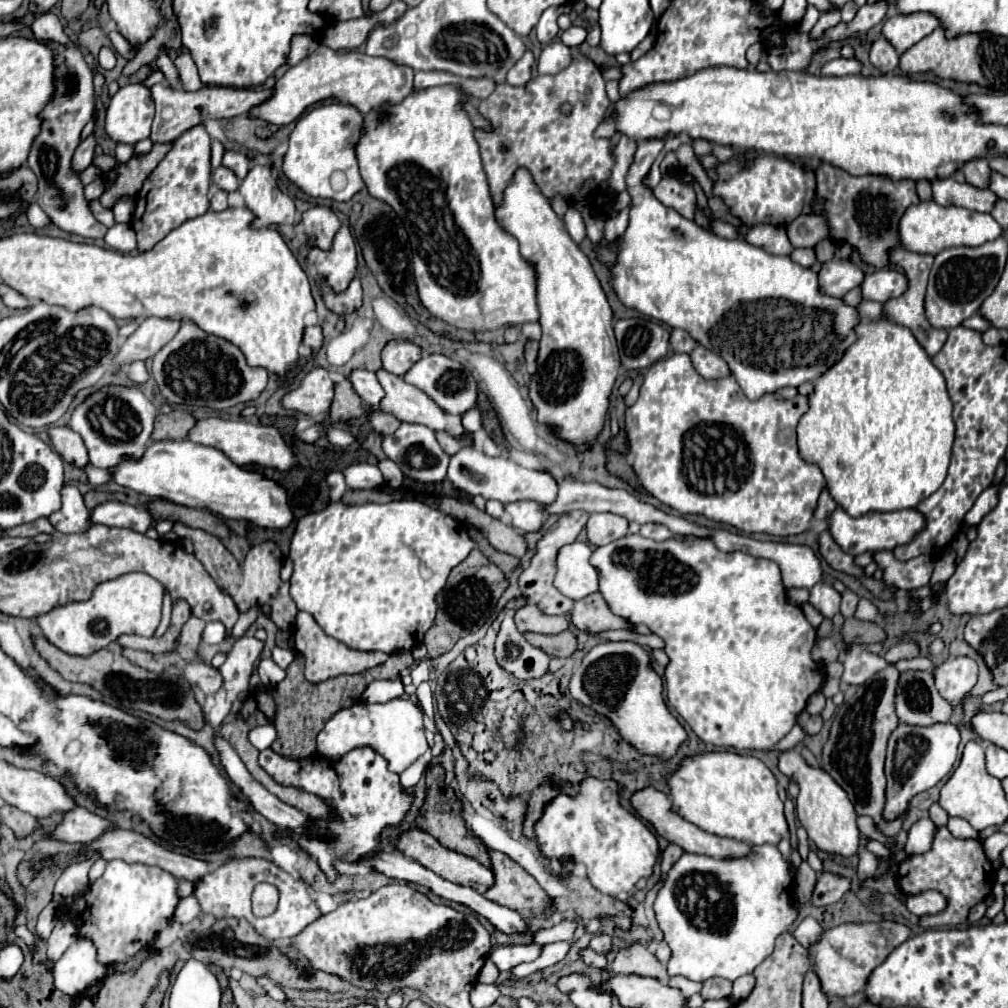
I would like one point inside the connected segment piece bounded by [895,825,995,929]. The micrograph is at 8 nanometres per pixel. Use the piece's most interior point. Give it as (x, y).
(958, 868)

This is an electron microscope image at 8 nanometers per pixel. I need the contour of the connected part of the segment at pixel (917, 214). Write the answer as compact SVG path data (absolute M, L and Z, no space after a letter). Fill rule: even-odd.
M921 201L905 209L903 217L899 219L897 233L899 233L899 243L907 251L937 255L951 245L979 247L987 241L995 241L1003 233L1003 229L989 213L979 213L965 207L955 207L955 205L943 207L943 205L937 205L935 201Z

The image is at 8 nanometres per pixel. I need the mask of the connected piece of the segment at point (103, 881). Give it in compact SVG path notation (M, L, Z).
M113 859L107 863L103 875L89 885L85 895L75 899L77 911L73 913L73 923L81 937L87 935L99 945L99 961L107 965L125 963L155 941L159 931L171 921L177 903L179 885L167 871Z

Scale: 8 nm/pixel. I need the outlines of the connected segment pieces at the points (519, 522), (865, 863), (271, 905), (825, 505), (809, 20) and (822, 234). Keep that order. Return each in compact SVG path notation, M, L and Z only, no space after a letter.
M513 501L505 505L505 511L511 515L511 525L523 533L537 533L549 517L539 501Z
M861 843L861 851L859 851L859 869L857 869L859 879L863 879L863 877L875 877L875 869L877 869L877 857L875 857L873 853L867 853L865 843Z
M259 883L253 891L253 913L257 917L267 917L275 913L279 903L279 889L271 883Z
M825 489L825 491L821 493L821 497L819 497L819 507L817 507L815 515L833 515L835 507L837 507L837 503L835 503L833 497L829 495L829 491Z
M809 5L809 7L807 7L807 11L805 11L805 17L803 17L797 29L799 29L799 31L809 31L809 29L817 23L819 15L821 15L821 13L819 13L819 9L817 9L817 7L813 7L813 5Z
M809 213L799 215L787 227L787 237L793 247L815 247L823 239L831 239L829 223L825 213Z

